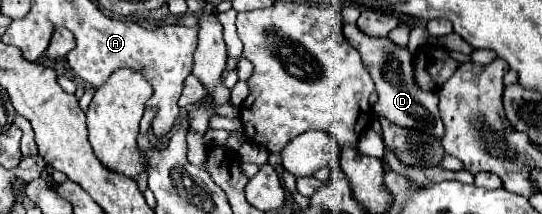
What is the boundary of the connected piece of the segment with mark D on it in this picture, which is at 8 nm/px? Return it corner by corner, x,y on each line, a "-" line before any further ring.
354,24
344,26
344,36
352,46
362,54
364,66
368,66
368,72
372,74
372,80
376,84
378,102
374,104
374,114
388,118
394,124
414,128
420,132
428,132
436,138
442,138
444,124
438,114
438,92
436,90
424,90
416,84
414,78
414,64
412,56
406,48
398,48
388,38
368,38
366,34
360,34

